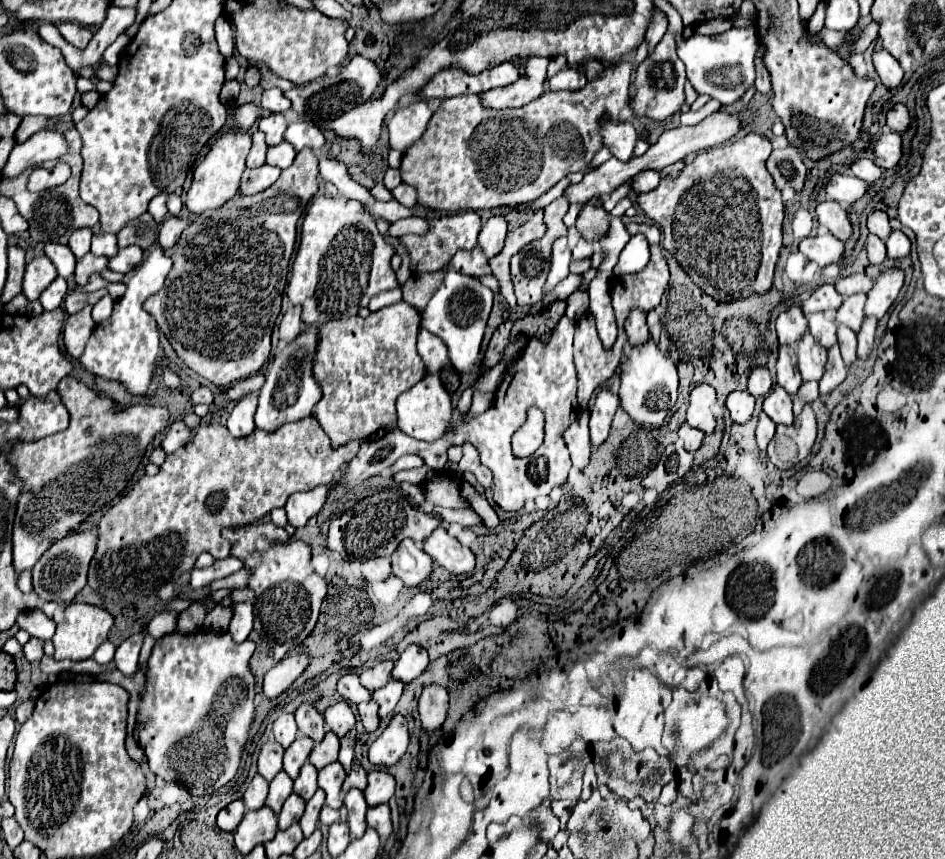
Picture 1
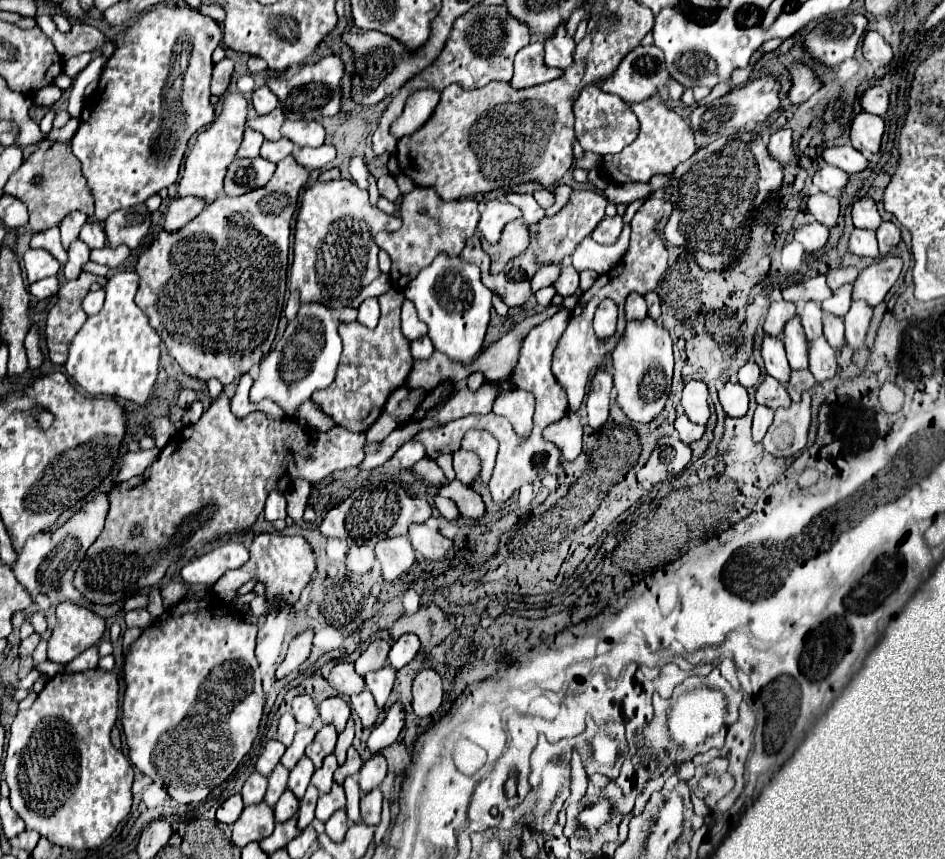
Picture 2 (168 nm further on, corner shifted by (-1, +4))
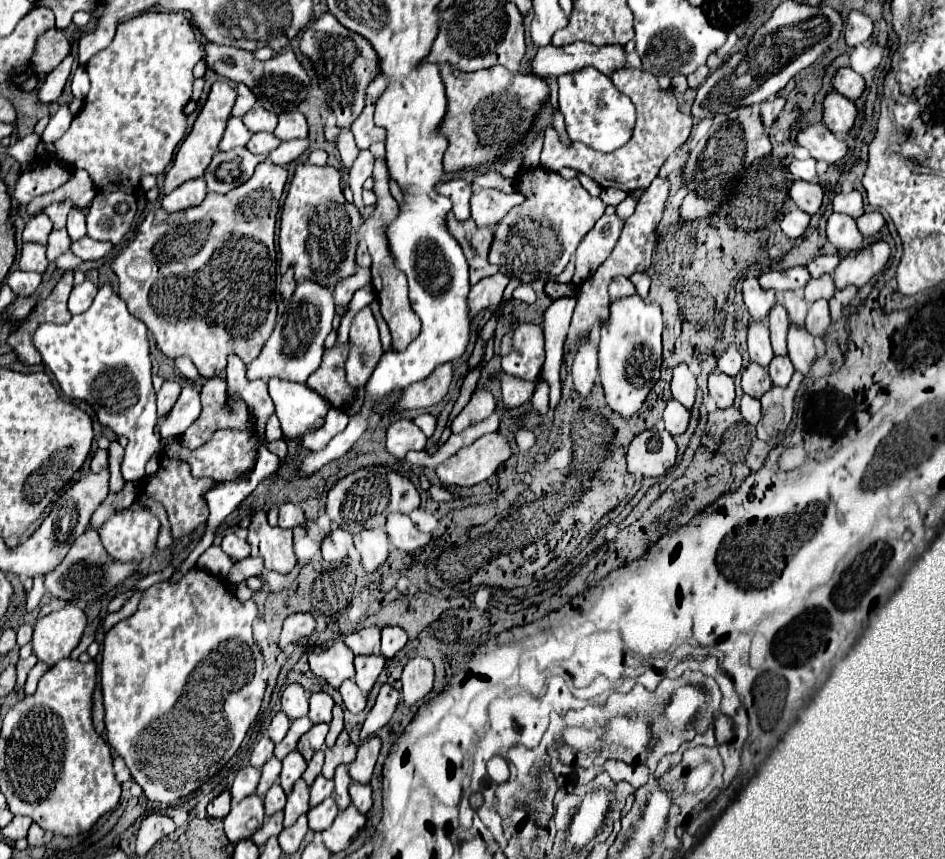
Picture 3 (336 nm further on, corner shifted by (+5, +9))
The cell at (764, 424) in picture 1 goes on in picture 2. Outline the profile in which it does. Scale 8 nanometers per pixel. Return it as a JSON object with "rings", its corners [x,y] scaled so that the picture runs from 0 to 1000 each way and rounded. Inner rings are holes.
{"rings":[[[800,473],[798,491],[796,491],[796,510],[798,510],[798,515],[806,515],[813,496],[817,494],[817,487],[819,487],[819,477],[817,475]]]}

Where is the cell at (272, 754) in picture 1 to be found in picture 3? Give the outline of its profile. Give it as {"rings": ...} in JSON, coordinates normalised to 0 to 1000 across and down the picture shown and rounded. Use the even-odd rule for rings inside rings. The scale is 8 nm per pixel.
{"rings":[[[277,858],[265,879],[265,891],[275,895],[288,881],[288,874],[290,874],[290,863],[286,863],[286,858]]]}

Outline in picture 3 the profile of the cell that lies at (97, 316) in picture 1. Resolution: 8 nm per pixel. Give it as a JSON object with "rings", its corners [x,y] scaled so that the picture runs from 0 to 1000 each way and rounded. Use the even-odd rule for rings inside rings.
{"rings":[[[89,327],[87,332],[80,332],[76,336],[76,341],[74,341],[74,348],[72,348],[74,364],[80,367],[80,364],[91,362],[99,350],[99,341],[102,339],[104,339],[104,334],[99,329],[95,329],[95,327]]]}

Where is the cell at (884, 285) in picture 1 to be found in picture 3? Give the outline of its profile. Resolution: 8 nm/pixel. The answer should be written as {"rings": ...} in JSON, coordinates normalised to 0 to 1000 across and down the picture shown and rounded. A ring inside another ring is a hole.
{"rings":[[[927,281],[912,292],[906,292],[889,304],[883,315],[885,336],[893,336],[897,332],[906,332],[908,336],[921,329],[931,315],[938,313],[942,302],[942,285],[938,281]]]}

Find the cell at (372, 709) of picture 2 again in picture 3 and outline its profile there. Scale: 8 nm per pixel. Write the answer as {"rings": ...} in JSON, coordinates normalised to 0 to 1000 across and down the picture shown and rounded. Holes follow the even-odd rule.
{"rings":[[[368,790],[368,793],[364,793],[364,795],[360,797],[360,807],[362,807],[364,821],[366,821],[366,825],[368,825],[370,830],[381,830],[381,828],[385,828],[385,823],[387,823],[387,809],[379,802],[379,797],[377,797],[372,790]]]}

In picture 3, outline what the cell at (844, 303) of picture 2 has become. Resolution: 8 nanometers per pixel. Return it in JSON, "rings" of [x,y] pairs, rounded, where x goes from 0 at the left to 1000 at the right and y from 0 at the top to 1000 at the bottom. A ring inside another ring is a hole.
{"rings":[[[872,320],[872,322],[868,322],[868,325],[859,325],[855,332],[853,332],[853,343],[851,343],[851,348],[855,350],[855,353],[859,353],[859,350],[866,350],[866,348],[878,348],[878,346],[883,346],[883,341],[885,341],[885,334],[883,334],[883,327],[880,327],[880,322],[878,320]]]}

